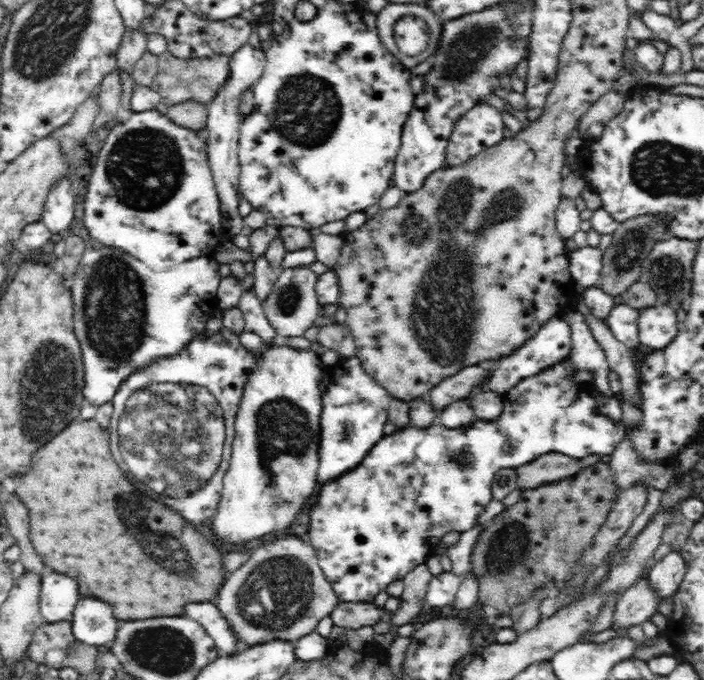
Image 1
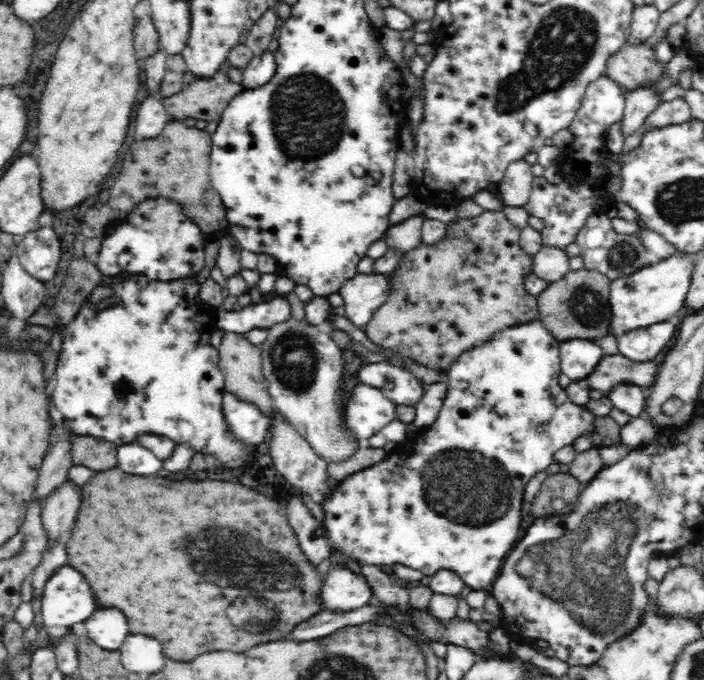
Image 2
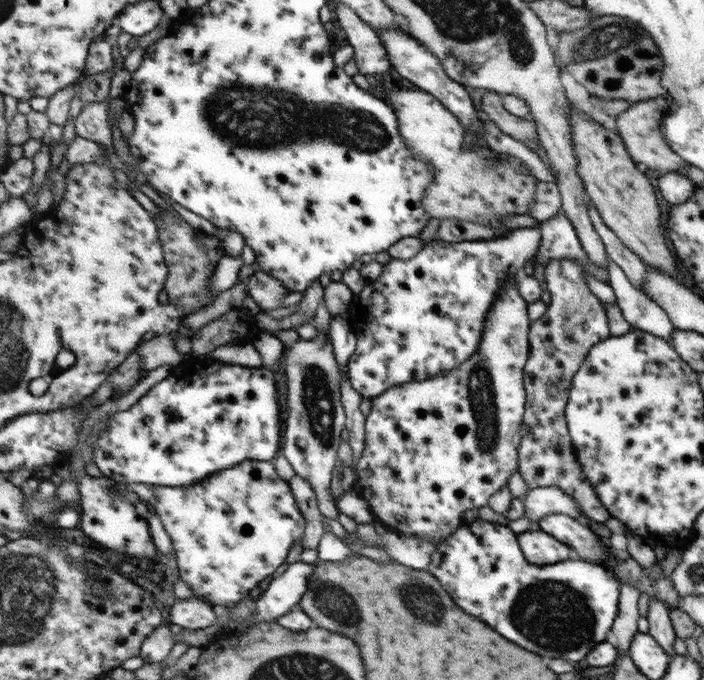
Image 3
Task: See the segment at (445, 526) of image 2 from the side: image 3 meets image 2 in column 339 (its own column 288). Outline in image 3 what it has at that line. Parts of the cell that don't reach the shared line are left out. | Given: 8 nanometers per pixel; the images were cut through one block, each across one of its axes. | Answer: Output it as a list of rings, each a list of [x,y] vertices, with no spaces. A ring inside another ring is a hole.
[[[245,460],[245,463],[239,464],[225,472],[219,472],[217,476],[209,476],[197,484],[191,484],[191,486],[160,486],[153,485],[155,487],[155,493],[157,493],[157,504],[153,506],[153,510],[158,514],[161,522],[170,537],[172,542],[173,550],[177,553],[177,564],[179,565],[180,578],[185,579],[197,595],[203,595],[207,597],[208,602],[212,602],[216,607],[229,607],[234,606],[237,603],[240,603],[243,600],[253,599],[253,597],[261,590],[261,588],[271,579],[271,574],[287,562],[287,556],[293,548],[293,544],[297,540],[302,540],[303,535],[305,535],[305,529],[307,529],[307,520],[297,504],[297,498],[293,494],[293,488],[289,481],[283,480],[277,474],[275,466],[273,466],[273,460],[271,461],[261,461],[261,460]]]

